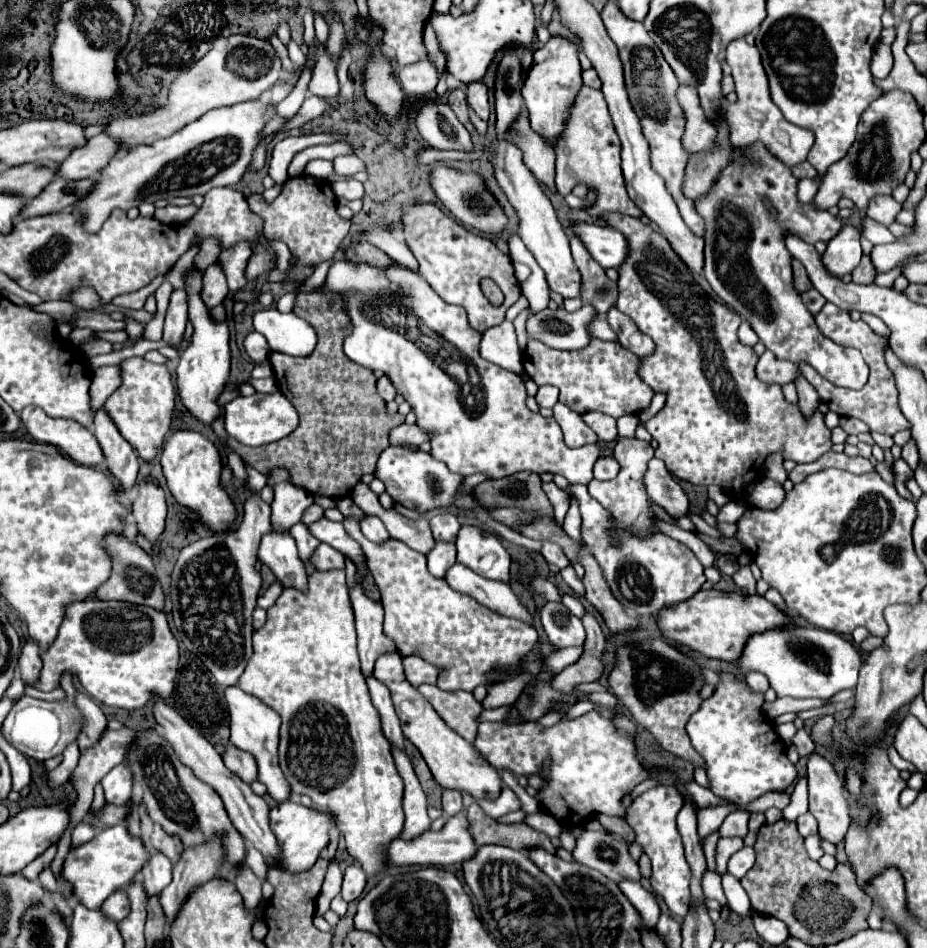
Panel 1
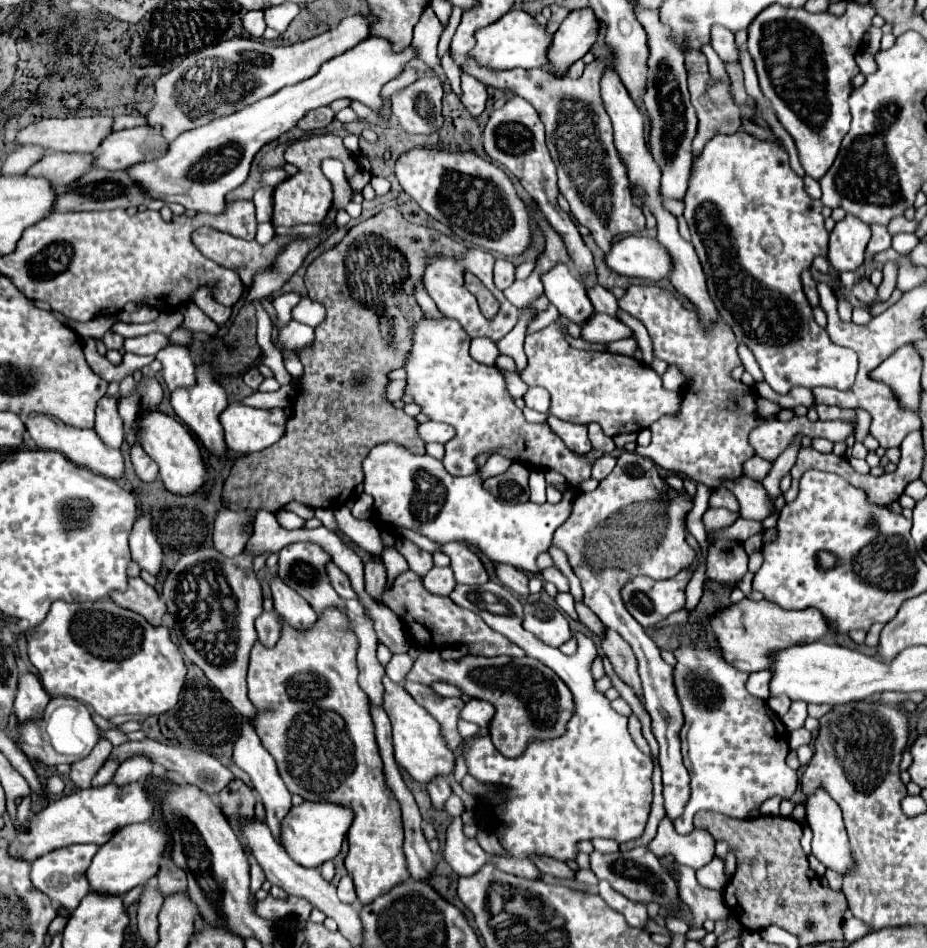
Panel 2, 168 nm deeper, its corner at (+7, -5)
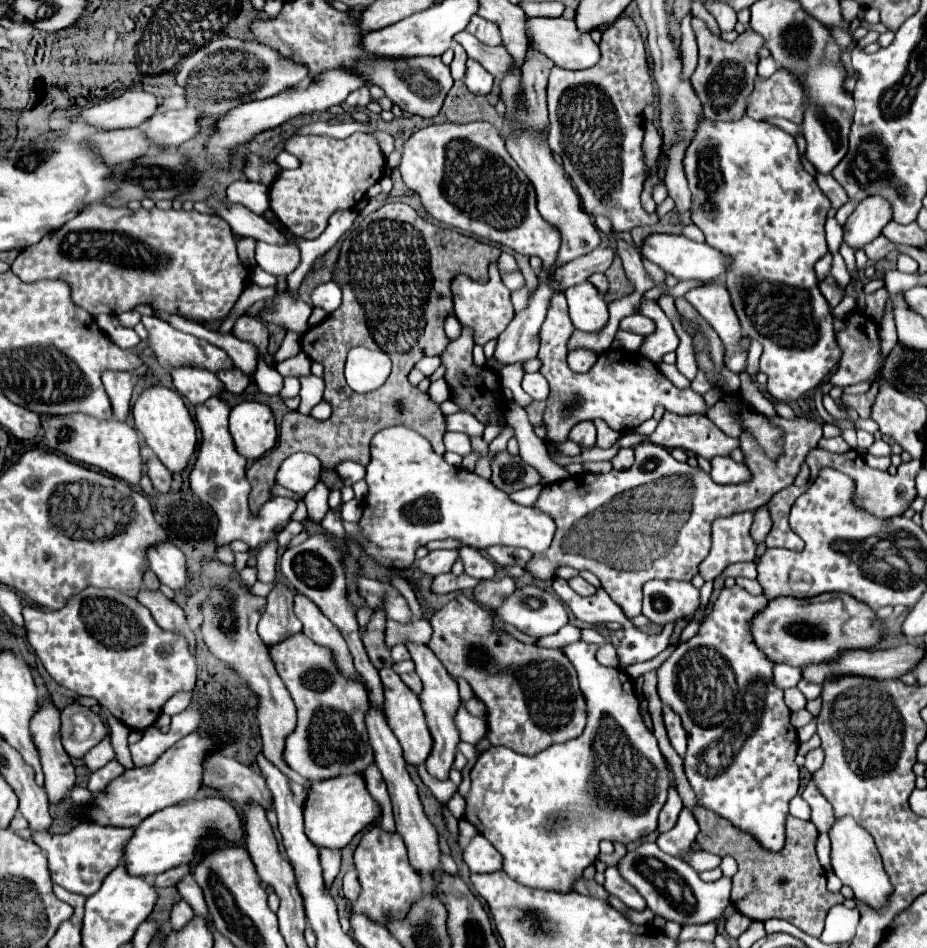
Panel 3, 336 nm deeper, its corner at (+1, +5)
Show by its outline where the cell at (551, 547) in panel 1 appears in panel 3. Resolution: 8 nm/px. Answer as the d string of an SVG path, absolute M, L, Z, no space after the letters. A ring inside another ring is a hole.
M573 576L573 578L569 578L567 582L569 582L569 586L571 586L577 594L581 594L581 596L591 596L591 594L595 594L595 586L591 586L589 582L585 582L581 576Z

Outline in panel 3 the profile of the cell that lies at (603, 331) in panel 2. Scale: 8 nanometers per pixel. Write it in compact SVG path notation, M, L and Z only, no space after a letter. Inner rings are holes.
M633 314L633 316L625 316L621 322L619 322L619 328L625 330L625 332L633 332L633 334L651 334L655 330L655 324L645 318L643 314Z

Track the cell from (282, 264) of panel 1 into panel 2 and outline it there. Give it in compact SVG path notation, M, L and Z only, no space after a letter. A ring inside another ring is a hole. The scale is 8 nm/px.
M271 222L259 223L257 226L255 240L260 244L266 244L275 235L274 226Z

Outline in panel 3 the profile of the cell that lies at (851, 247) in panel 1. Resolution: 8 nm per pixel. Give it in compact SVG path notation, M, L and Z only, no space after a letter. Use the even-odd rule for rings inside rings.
M869 196L857 204L853 214L845 224L843 242L853 250L861 250L865 244L881 234L885 224L891 220L891 208L885 200Z

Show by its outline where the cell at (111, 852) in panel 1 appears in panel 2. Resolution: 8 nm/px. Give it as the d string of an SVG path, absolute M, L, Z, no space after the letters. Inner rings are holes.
M153 822L129 824L129 826L121 828L119 832L115 832L115 836L107 844L103 844L99 848L99 852L95 854L95 858L87 870L91 890L101 892L101 894L123 896L131 888L145 884L159 872L161 858L167 852L167 844L169 844L169 838L167 838L165 830L153 826Z

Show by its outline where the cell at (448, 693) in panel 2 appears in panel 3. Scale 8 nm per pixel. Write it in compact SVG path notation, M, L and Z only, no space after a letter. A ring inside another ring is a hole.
M405 642L413 662L417 664L417 674L423 682L423 692L421 692L421 704L423 704L423 710L427 714L427 724L429 724L429 730L431 730L431 736L433 736L433 752L429 754L425 766L427 766L427 772L431 776L435 776L437 780L447 780L449 778L449 770L453 766L453 758L455 758L455 746L459 742L459 732L453 724L453 716L457 712L457 708L461 706L461 700L459 700L459 692L457 692L457 682L455 678L451 678L447 674L447 670L443 668L443 664L439 662L439 658L429 650L429 646L421 646L421 644L415 644L415 642Z

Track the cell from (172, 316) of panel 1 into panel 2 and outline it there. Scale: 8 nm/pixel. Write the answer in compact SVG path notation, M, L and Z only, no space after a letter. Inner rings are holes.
M169 344L155 358L163 364L163 380L171 392L177 386L193 386L195 366L187 348Z

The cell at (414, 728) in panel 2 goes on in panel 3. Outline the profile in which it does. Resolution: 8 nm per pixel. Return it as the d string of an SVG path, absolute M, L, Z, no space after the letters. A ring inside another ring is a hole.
M383 668L379 674L381 674L383 688L385 688L385 716L387 716L387 724L393 730L393 734L397 736L397 740L399 740L399 744L403 748L403 758L411 766L425 764L427 756L433 750L433 738L431 738L431 732L427 728L427 720L425 720L425 712L421 708L419 696L415 692L411 692L411 688L405 686L405 682L399 678L399 674L393 668Z

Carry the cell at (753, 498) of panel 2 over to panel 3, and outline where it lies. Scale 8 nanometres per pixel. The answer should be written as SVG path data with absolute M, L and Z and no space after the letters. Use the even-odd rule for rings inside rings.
M717 456L715 460L711 460L711 478L717 484L743 484L751 480L751 472L745 464Z

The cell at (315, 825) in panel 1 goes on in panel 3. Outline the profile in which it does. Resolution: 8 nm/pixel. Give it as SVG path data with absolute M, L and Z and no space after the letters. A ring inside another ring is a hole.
M339 776L335 780L313 782L305 800L305 834L317 848L341 850L351 838L381 816L379 804L371 798L363 776Z

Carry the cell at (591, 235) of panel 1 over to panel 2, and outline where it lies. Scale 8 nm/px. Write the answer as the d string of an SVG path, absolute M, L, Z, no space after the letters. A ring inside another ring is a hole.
M627 236L613 244L605 256L607 266L619 274L661 282L671 272L671 254L647 236Z

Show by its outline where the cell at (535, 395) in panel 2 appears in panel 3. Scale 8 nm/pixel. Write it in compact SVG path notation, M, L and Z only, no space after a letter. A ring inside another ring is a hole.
M539 372L523 376L523 390L529 396L533 396L535 400L547 400L547 396L549 396L549 384Z

